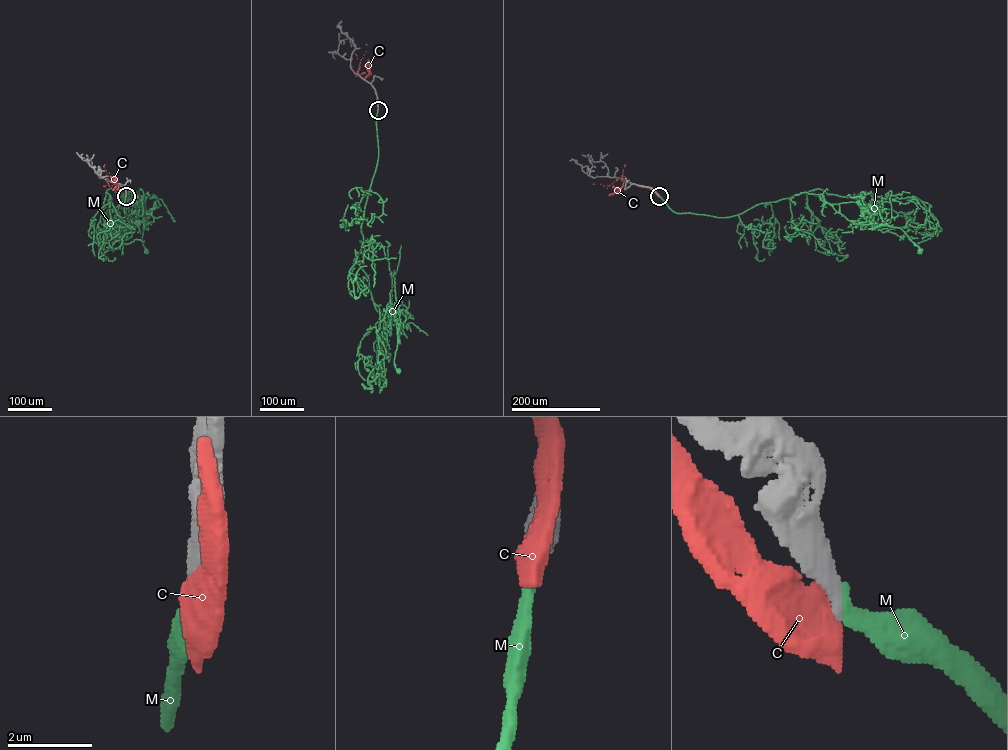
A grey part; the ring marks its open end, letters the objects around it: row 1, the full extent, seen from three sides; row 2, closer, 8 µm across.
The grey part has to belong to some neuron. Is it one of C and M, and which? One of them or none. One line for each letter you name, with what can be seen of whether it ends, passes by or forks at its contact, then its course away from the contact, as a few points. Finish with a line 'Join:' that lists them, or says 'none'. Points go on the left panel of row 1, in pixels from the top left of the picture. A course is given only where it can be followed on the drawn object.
M: It ends there. Its course: (126, 196), (126, 214), (120, 217), (106, 191), (112, 189), (119, 196), (132, 192), (140, 195), (146, 251)
Join: M

